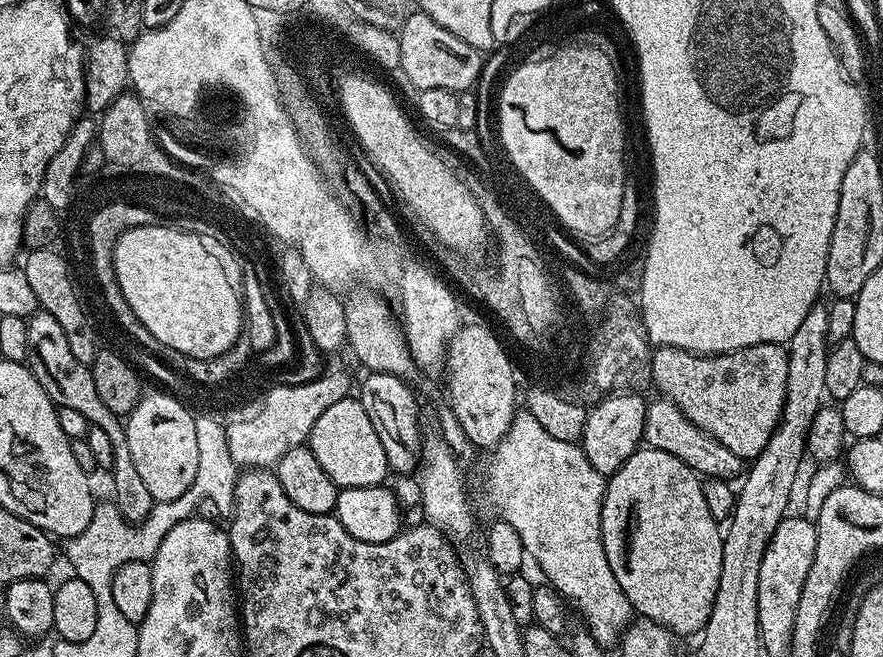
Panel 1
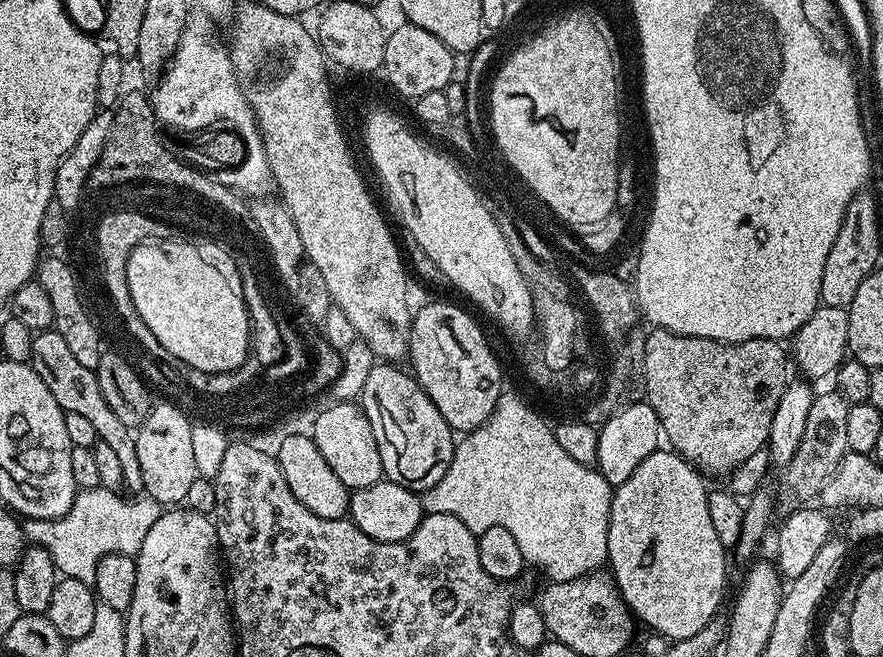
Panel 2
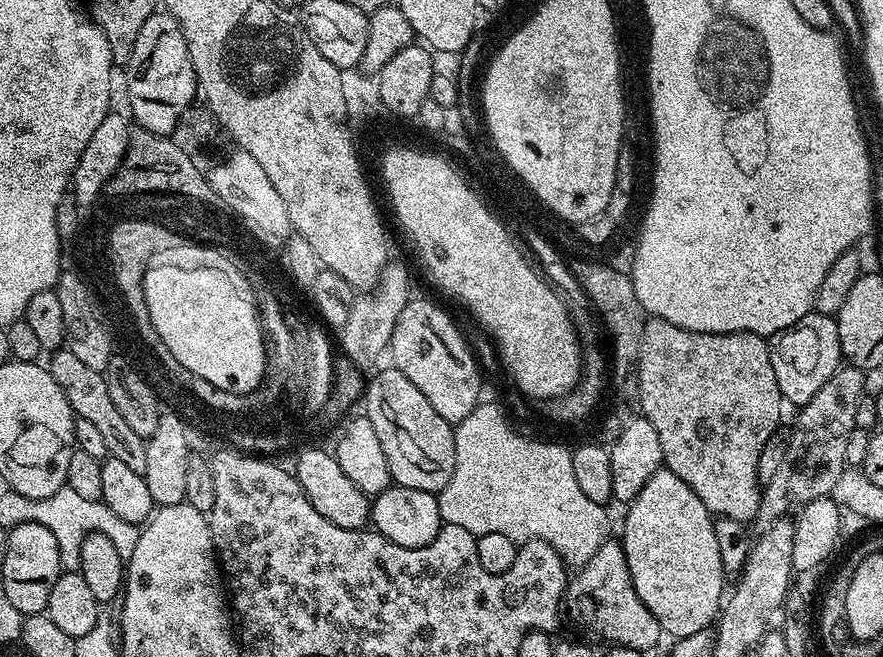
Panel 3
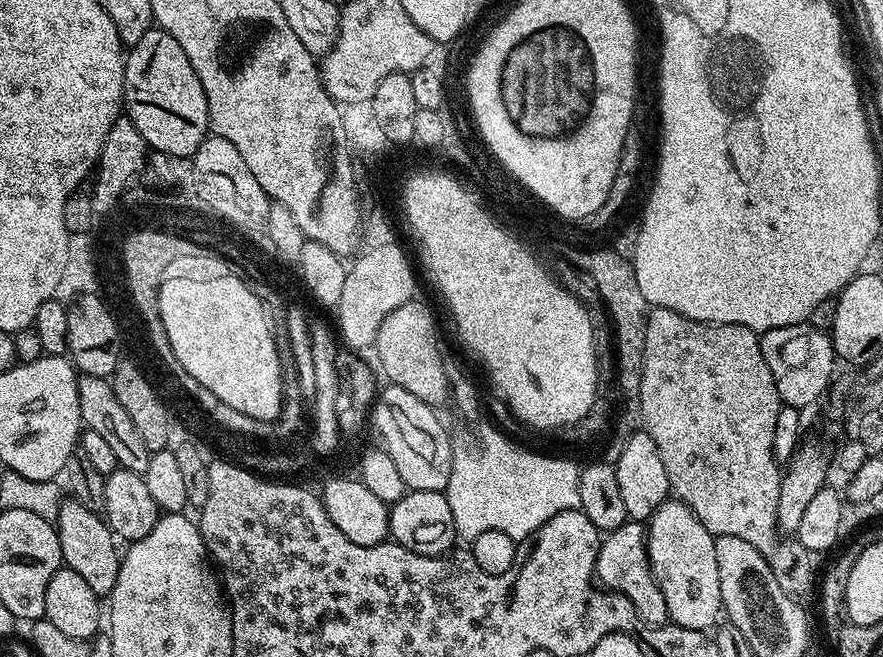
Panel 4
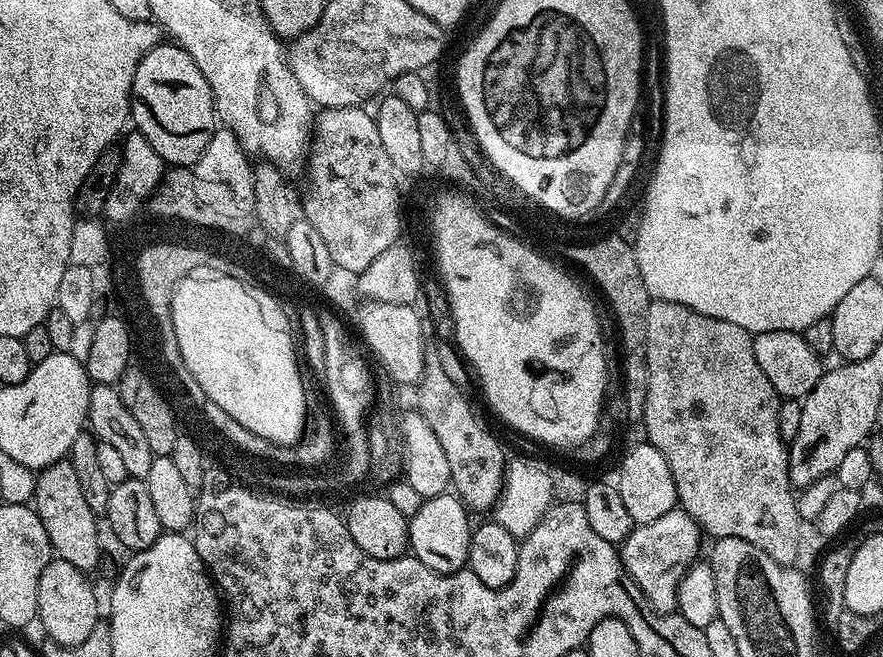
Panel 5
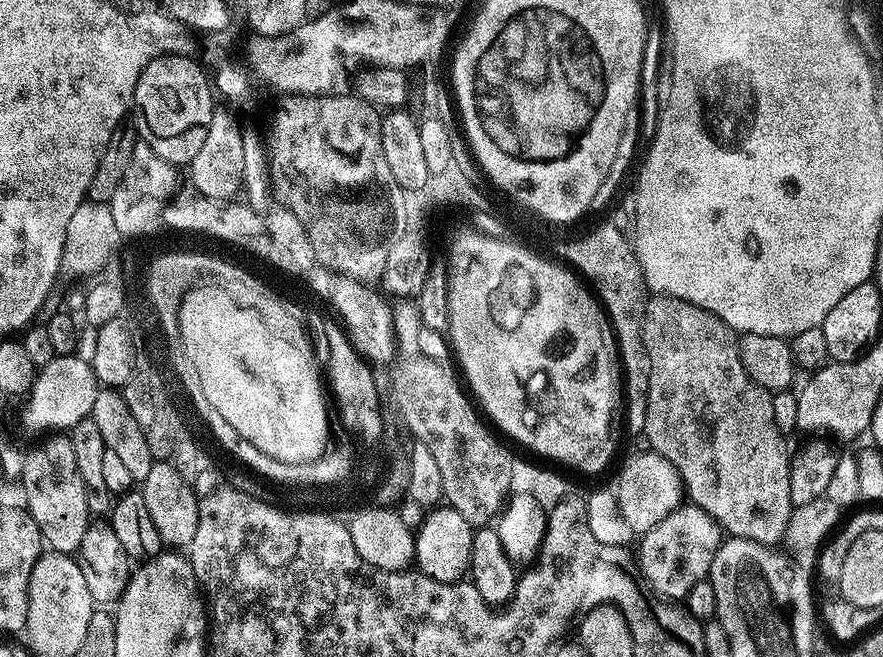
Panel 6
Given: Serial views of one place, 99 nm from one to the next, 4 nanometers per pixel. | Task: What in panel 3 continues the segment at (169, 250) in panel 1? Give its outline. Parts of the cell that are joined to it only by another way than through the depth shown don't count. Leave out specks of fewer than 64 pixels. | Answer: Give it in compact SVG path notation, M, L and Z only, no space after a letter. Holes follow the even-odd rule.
M160 268L144 277L144 297L158 338L187 375L206 378L206 382L218 390L243 394L254 391L263 382L266 341L258 308L248 308L248 304L232 292L232 284L228 284L220 272L180 272L180 268Z

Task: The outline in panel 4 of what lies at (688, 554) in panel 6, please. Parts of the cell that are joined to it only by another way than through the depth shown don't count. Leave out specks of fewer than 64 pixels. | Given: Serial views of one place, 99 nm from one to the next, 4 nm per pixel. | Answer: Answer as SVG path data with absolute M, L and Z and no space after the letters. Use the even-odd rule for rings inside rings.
M629 522L618 526L600 541L595 579L605 589L621 592L626 598L630 598L630 602L634 602L641 620L645 620L648 624L659 624L667 617L668 611L664 605L660 588L652 578L648 550L646 528L643 523Z

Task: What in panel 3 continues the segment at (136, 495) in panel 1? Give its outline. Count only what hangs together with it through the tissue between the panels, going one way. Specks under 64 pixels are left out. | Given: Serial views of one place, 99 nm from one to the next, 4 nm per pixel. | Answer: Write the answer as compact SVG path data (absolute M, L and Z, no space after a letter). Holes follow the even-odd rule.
M66 346L51 353L50 362L46 367L49 374L62 386L66 394L66 402L70 402L73 416L92 423L95 428L102 433L102 438L106 441L106 450L109 456L118 458L118 462L126 462L130 470L144 473L146 470L146 450L148 445L134 430L130 430L130 425L126 423L118 406L114 406L114 401L110 398L110 390L106 386L106 378L103 372L90 370L90 366L85 366L77 356Z

